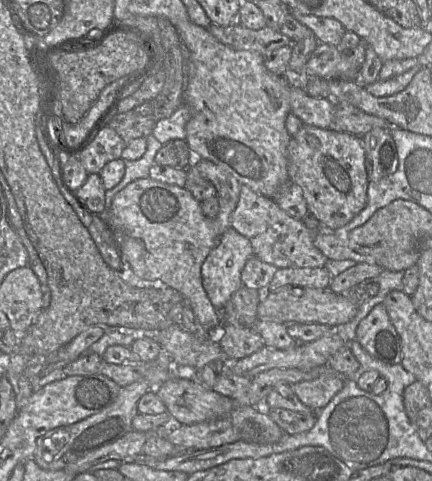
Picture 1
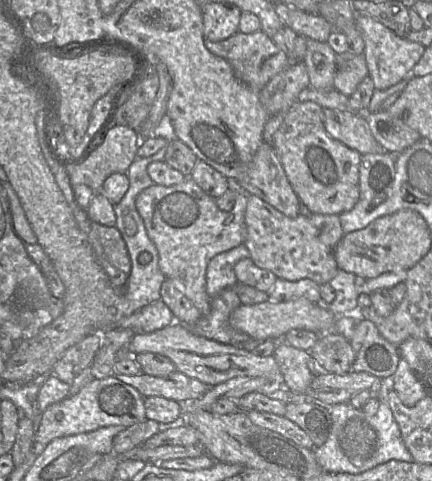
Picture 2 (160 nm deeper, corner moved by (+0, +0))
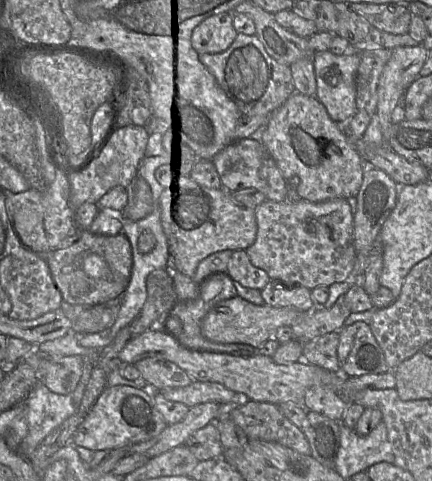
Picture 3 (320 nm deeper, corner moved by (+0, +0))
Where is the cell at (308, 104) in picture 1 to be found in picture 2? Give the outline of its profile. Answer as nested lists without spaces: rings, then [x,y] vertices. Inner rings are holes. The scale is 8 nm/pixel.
[[[323,109],[324,127],[334,139],[361,155],[382,153],[383,147],[373,137],[363,114],[335,109]]]

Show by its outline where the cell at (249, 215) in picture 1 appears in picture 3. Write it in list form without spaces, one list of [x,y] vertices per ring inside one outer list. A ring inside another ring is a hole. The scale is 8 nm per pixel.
[[[334,198],[317,203],[304,199],[296,203],[266,200],[255,208],[255,216],[257,237],[246,252],[252,264],[264,270],[271,281],[313,290],[318,286],[330,286],[351,279],[356,262],[354,214],[346,198]]]

